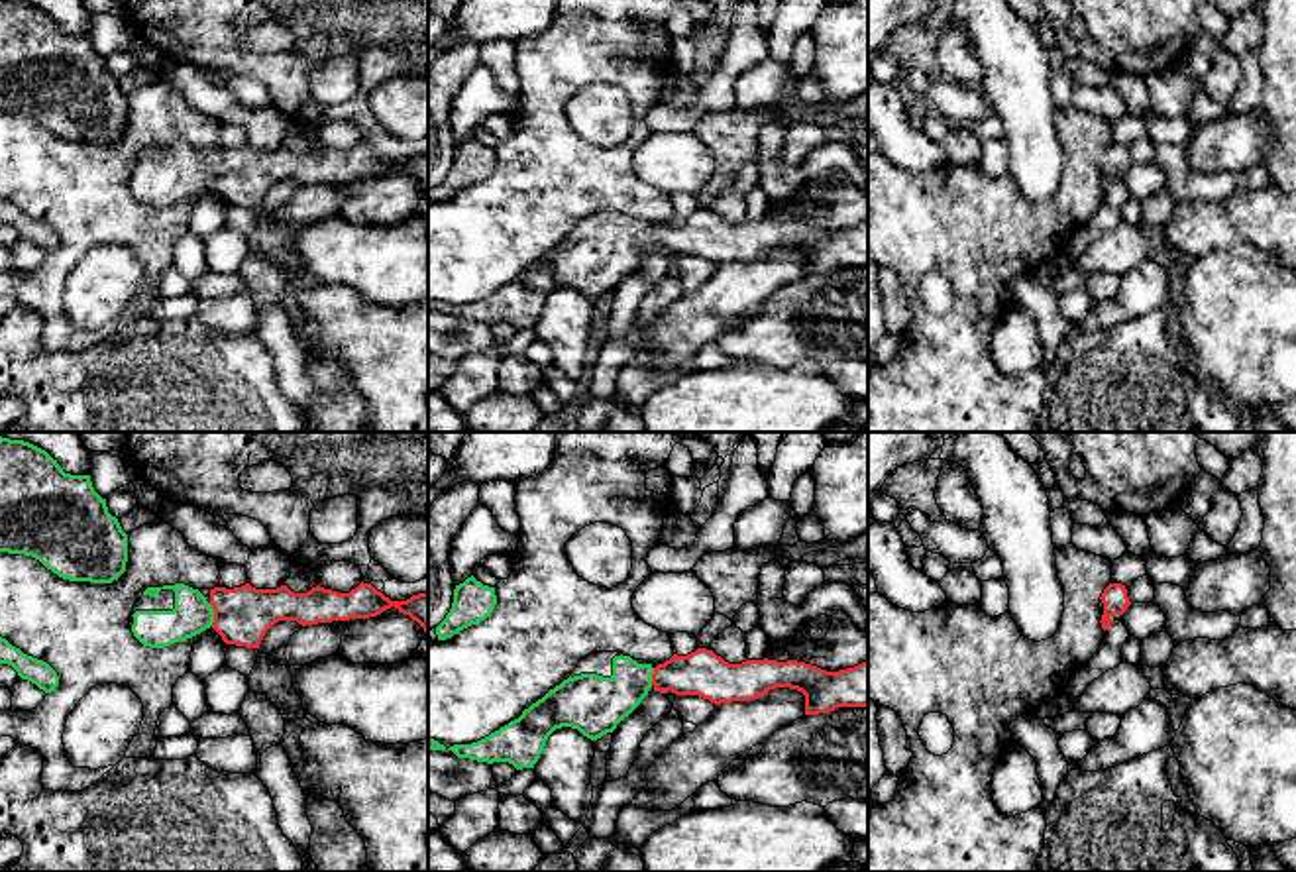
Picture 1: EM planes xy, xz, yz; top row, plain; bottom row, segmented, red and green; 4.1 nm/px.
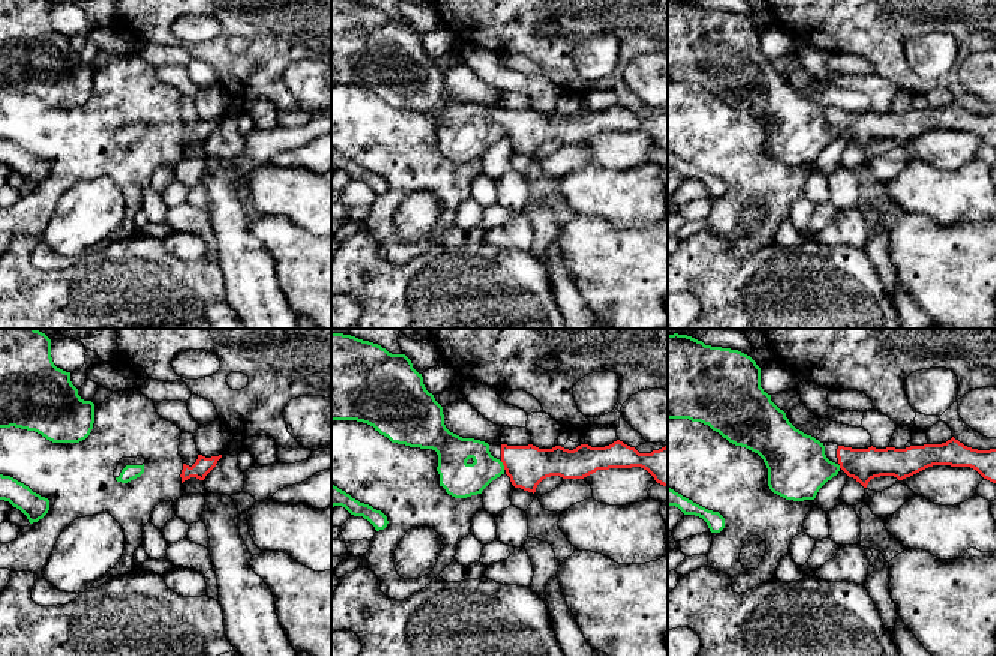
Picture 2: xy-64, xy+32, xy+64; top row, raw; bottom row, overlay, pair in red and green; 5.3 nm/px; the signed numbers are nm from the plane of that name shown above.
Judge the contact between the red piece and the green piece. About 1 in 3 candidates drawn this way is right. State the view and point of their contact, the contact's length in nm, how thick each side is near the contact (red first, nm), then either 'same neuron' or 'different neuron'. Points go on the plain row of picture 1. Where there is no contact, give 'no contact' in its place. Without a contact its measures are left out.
xy (215, 175) | 100 nm | 240/160 nm | same neuron

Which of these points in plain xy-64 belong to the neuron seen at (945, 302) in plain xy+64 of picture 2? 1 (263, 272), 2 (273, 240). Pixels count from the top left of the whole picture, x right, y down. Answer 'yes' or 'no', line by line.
1: no
2: yes

